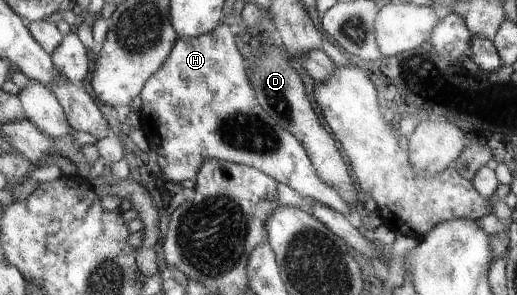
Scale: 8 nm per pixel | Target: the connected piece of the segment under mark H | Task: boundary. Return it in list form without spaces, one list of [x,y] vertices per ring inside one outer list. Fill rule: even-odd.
[[[222,23],[214,32],[198,38],[179,38],[170,59],[147,82],[140,97],[143,107],[140,112],[141,129],[154,147],[167,180],[181,184],[187,180],[196,180],[207,162],[228,161],[258,168],[274,180],[296,189],[302,196],[310,197],[328,208],[333,208],[347,219],[354,220],[355,214],[352,213],[350,204],[318,176],[310,154],[302,142],[275,122],[256,99],[245,58],[239,52],[229,25]]]

